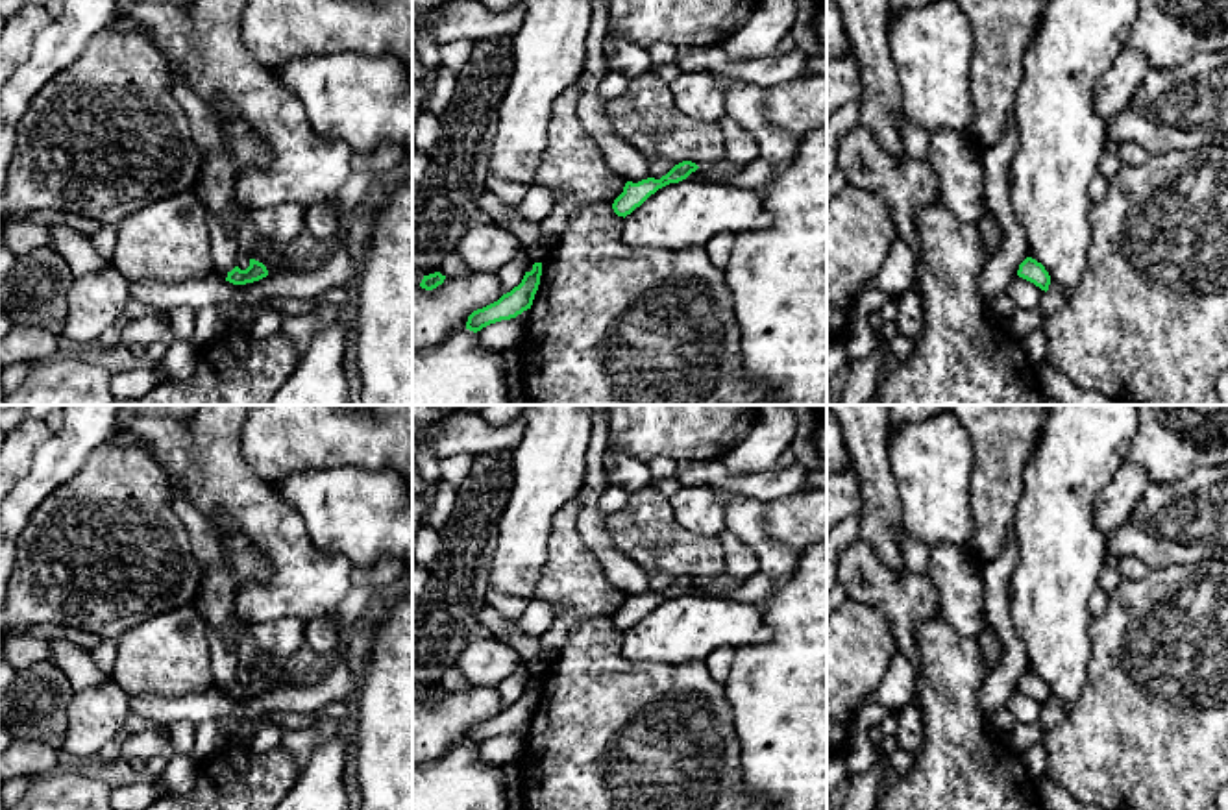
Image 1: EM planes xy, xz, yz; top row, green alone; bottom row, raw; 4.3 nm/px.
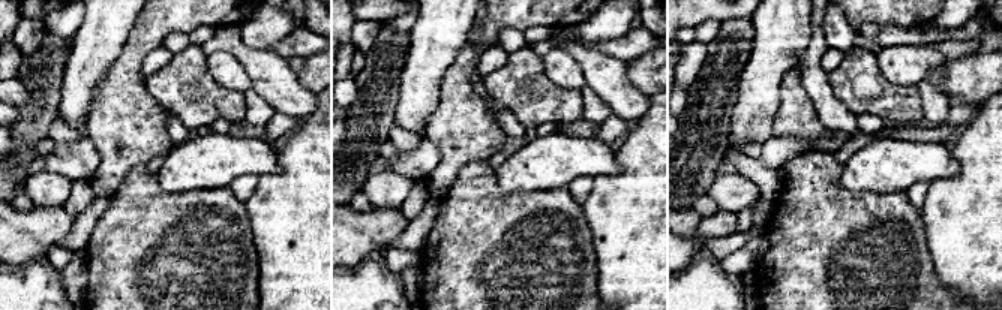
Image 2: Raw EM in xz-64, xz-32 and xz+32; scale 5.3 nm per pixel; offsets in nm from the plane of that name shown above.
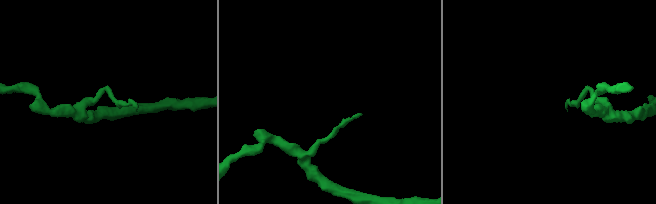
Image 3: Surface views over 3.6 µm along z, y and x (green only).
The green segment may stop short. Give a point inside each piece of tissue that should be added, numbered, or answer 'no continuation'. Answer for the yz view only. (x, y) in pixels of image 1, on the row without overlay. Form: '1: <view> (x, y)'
no continuation

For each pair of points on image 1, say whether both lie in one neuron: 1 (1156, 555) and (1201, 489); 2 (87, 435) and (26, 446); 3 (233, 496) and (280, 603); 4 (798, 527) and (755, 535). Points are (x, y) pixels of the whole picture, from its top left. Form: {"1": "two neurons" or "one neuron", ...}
{"1": "one neuron", "2": "two neurons", "3": "one neuron", "4": "two neurons"}

